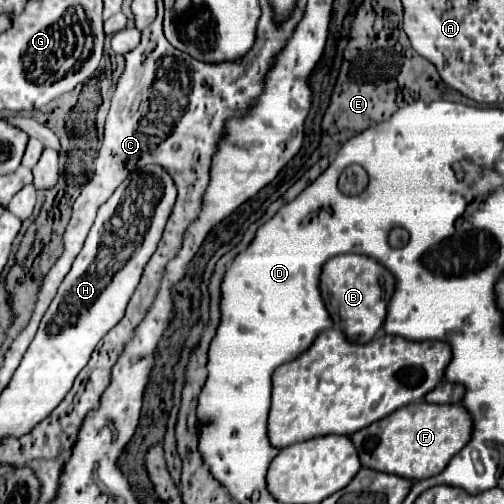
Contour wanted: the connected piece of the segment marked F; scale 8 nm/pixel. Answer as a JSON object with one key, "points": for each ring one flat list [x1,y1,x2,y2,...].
{"points":[[421,400,361,428,361,432,353,432,349,440,353,442,363,468,409,480,423,480,445,470,445,464,449,464,449,460,469,442,471,426,471,416,461,404,429,404]]}

